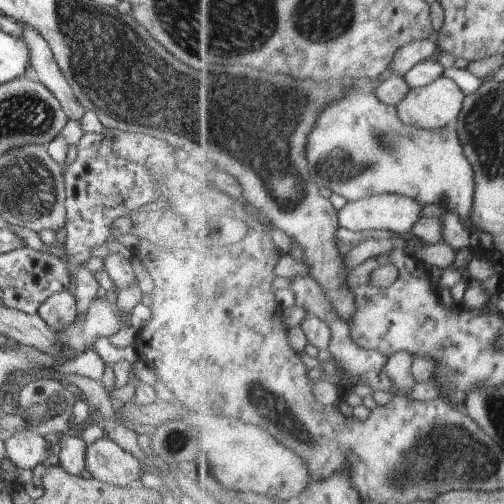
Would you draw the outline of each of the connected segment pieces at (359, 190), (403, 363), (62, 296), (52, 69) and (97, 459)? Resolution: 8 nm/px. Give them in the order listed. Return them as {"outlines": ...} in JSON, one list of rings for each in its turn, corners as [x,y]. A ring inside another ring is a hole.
{"outlines":[[[[347,84],[331,104],[322,110],[309,144],[305,144],[309,171],[319,187],[327,186],[355,202],[380,194],[415,197],[422,205],[445,201],[471,233],[468,222],[474,205],[476,174],[464,153],[454,126],[431,131],[403,122],[399,105],[383,102],[373,86]]],[[[407,350],[392,354],[386,364],[385,372],[389,376],[392,384],[397,389],[393,396],[404,395],[407,391],[410,395],[415,395],[415,378],[413,378],[413,360],[415,355]]],[[[67,289],[53,293],[40,304],[37,314],[52,331],[60,333],[70,327],[76,318],[74,296]]],[[[22,25],[21,38],[28,48],[29,63],[35,71],[38,82],[51,91],[61,110],[66,114],[67,120],[76,120],[79,123],[85,110],[75,98],[64,74],[59,70],[48,44],[39,31],[29,25]]],[[[106,436],[86,445],[84,461],[85,470],[101,482],[121,488],[140,484],[141,464],[137,457],[124,451]]]]}

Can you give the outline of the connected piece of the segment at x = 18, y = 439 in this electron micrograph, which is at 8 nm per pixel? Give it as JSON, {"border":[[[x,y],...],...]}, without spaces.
{"border":[[[19,430],[3,437],[6,458],[16,469],[31,470],[37,464],[45,464],[49,445],[40,434]]]}

